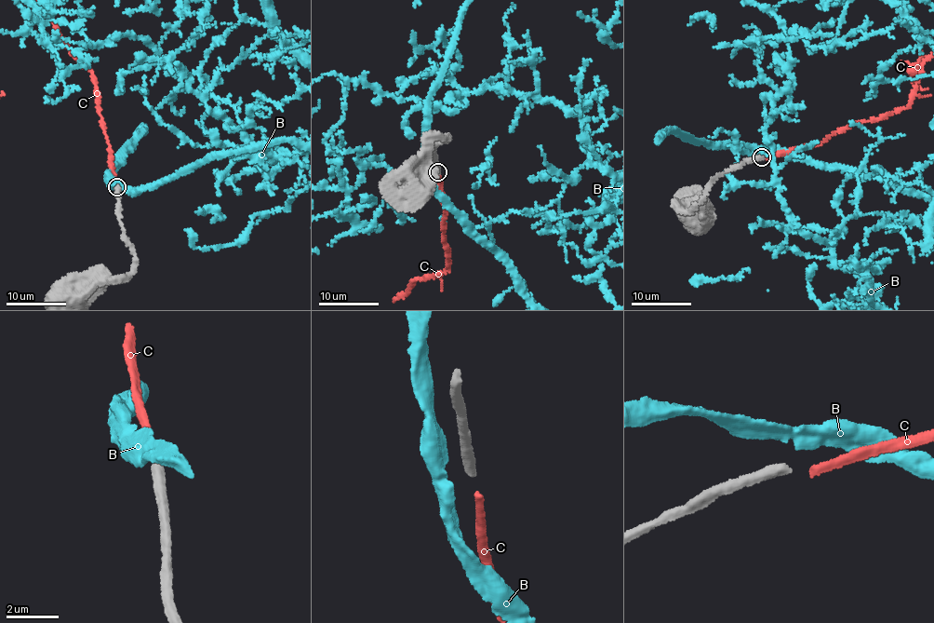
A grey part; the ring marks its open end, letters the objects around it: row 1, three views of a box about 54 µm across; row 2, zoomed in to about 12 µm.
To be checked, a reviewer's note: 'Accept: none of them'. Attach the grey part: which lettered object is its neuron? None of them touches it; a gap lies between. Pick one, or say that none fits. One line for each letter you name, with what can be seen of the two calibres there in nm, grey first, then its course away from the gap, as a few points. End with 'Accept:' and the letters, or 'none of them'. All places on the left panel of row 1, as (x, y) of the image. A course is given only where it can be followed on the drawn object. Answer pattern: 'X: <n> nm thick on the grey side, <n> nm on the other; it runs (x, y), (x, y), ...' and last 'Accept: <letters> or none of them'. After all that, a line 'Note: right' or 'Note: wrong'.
Accept: none of them
Note: right

